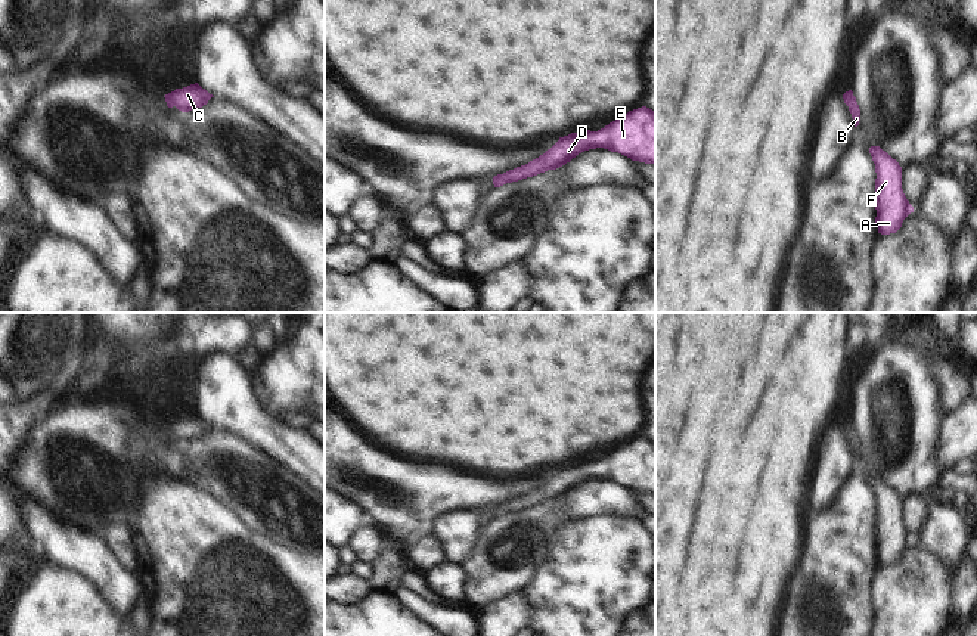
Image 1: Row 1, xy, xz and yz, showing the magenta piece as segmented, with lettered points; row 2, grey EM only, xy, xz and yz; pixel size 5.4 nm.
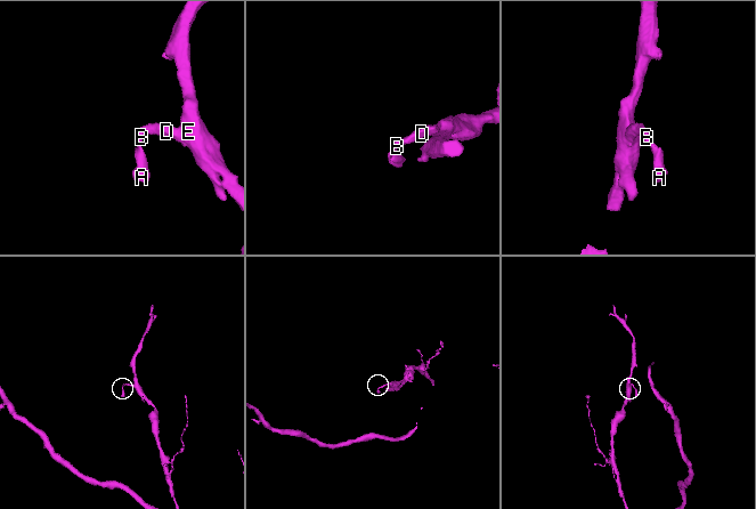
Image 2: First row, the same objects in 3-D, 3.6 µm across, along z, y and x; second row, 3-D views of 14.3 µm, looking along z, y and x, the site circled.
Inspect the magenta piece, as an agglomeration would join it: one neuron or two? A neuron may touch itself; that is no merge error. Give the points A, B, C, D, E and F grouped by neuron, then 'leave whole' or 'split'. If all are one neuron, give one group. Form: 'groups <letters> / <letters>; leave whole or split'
groups A B C D E F; leave whole

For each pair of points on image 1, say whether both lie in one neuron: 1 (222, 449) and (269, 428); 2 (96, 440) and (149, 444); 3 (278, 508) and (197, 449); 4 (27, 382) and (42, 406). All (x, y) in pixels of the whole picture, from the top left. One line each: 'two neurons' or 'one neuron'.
1: two neurons
2: one neuron
3: one neuron
4: two neurons

